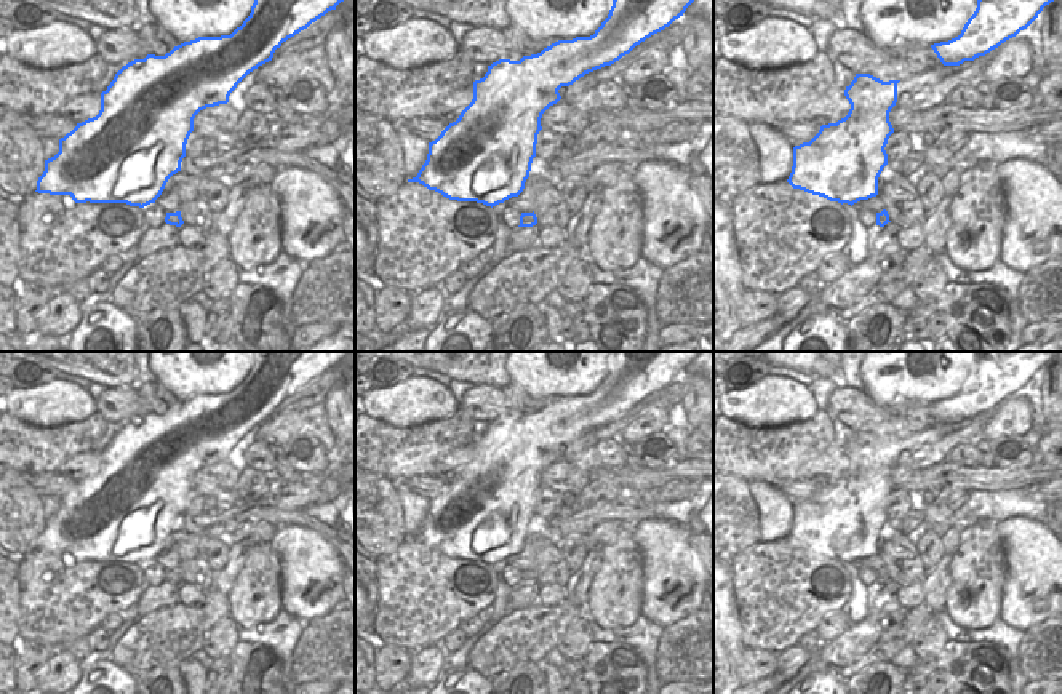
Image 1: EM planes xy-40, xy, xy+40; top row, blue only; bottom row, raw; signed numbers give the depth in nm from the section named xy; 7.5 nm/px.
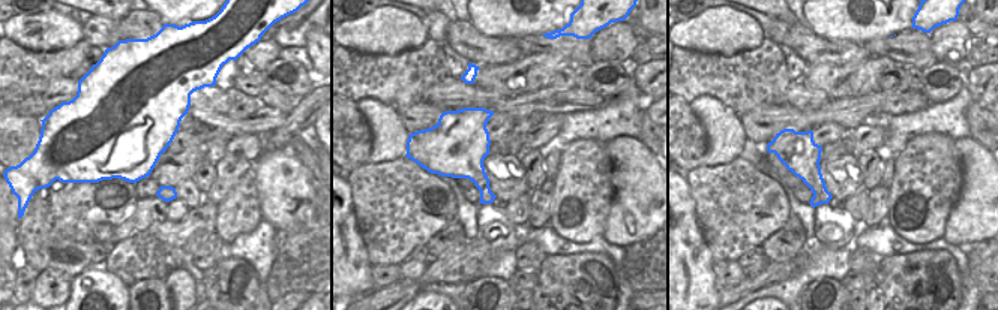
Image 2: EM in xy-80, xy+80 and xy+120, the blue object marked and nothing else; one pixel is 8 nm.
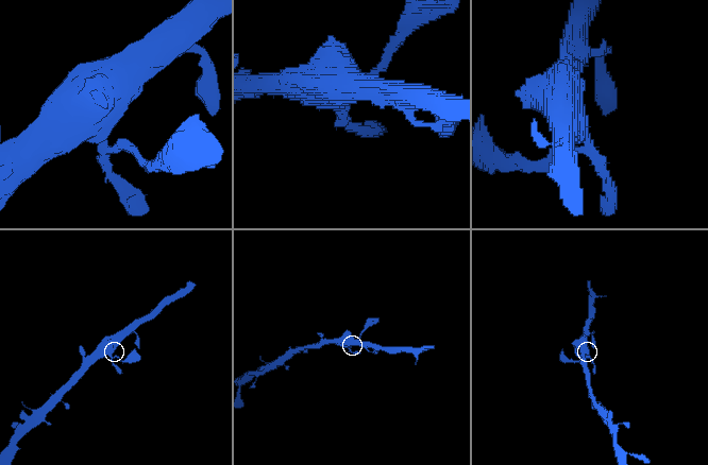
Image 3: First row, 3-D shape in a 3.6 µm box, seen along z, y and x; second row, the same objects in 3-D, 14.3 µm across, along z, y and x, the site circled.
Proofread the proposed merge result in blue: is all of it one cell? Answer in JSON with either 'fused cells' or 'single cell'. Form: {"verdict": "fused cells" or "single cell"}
{"verdict": "fused cells"}

